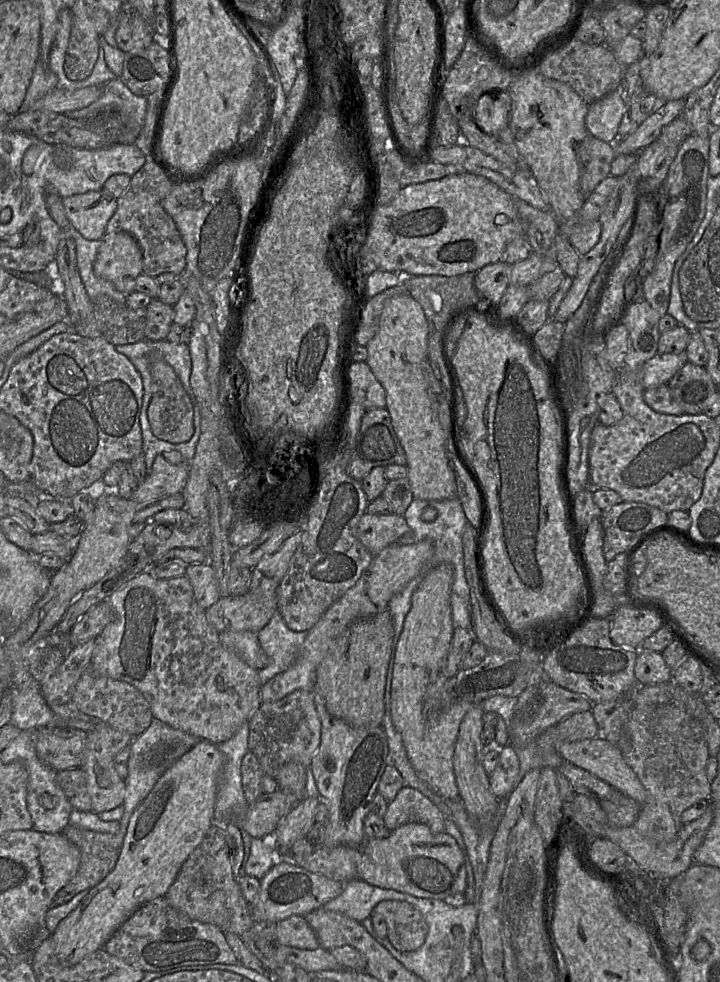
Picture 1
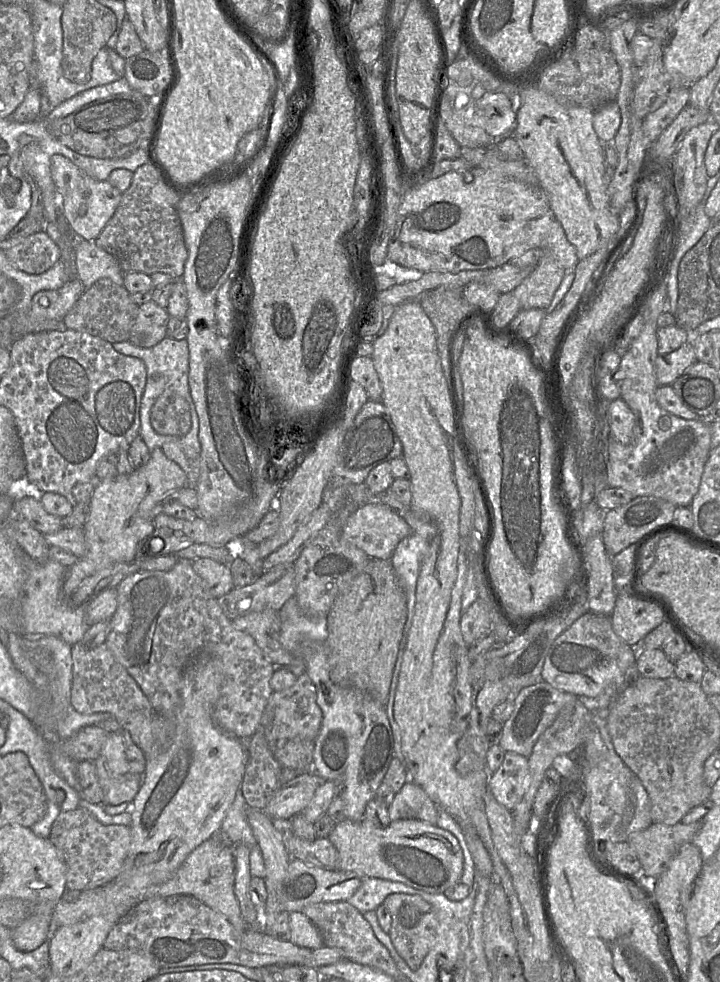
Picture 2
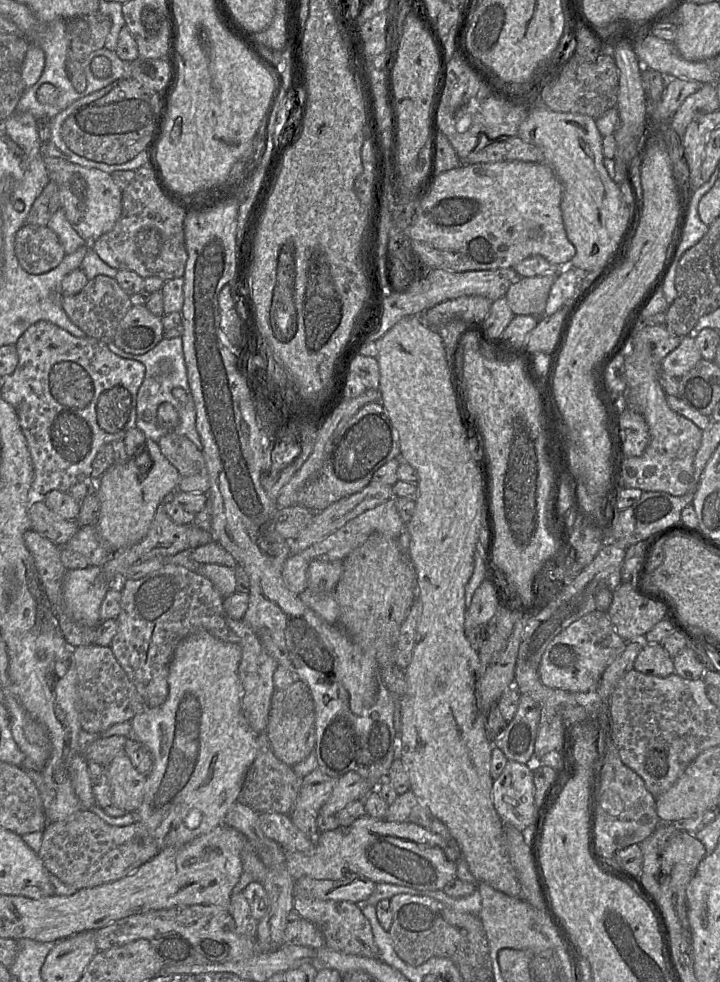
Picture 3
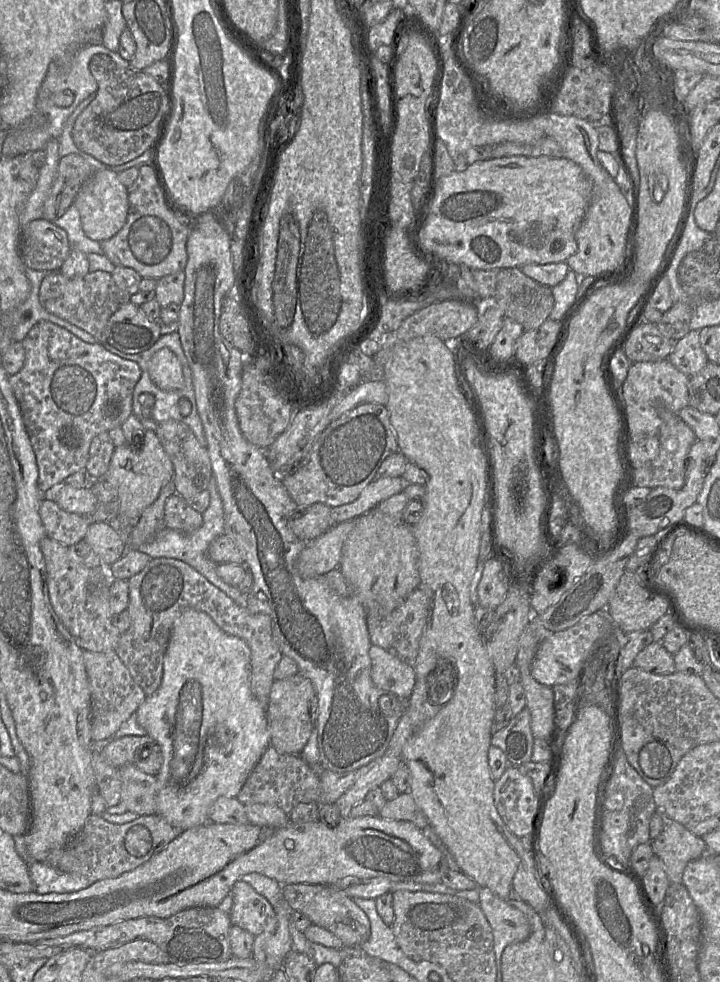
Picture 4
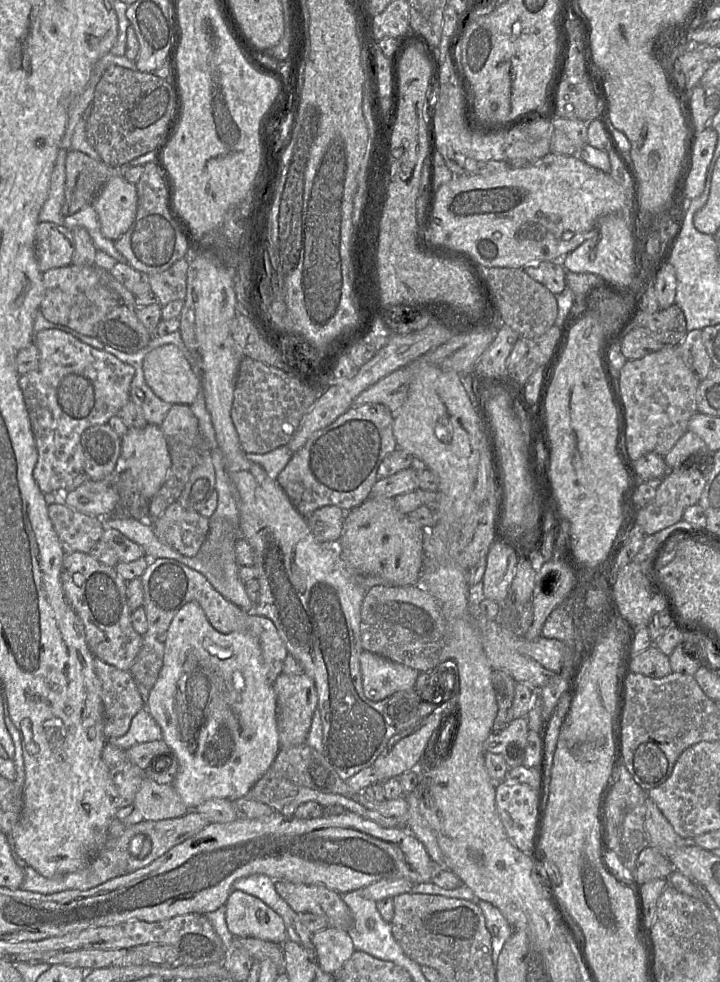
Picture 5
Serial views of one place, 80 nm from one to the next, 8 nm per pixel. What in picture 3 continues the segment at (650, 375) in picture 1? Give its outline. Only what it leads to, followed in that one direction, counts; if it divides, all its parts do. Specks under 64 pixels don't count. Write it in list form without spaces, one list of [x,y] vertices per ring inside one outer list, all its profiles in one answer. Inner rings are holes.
[[[687,335],[682,337],[678,347],[662,360],[660,371],[667,375],[680,378],[701,359],[695,338]]]

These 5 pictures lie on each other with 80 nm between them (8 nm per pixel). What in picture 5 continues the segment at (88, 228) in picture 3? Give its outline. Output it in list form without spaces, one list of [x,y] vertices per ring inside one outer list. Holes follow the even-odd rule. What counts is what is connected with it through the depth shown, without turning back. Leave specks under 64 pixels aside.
[[[123,176],[109,179],[94,199],[102,234],[114,241],[125,234],[137,214],[136,185]]]

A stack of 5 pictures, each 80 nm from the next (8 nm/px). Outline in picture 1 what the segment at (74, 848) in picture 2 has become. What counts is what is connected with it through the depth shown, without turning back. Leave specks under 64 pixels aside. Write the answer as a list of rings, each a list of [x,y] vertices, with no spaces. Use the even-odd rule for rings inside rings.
[[[70,824],[62,833],[79,849],[80,864],[75,876],[57,892],[51,907],[64,904],[81,891],[90,890],[101,883],[115,867],[121,850],[120,837],[117,837],[116,833],[96,832]]]

